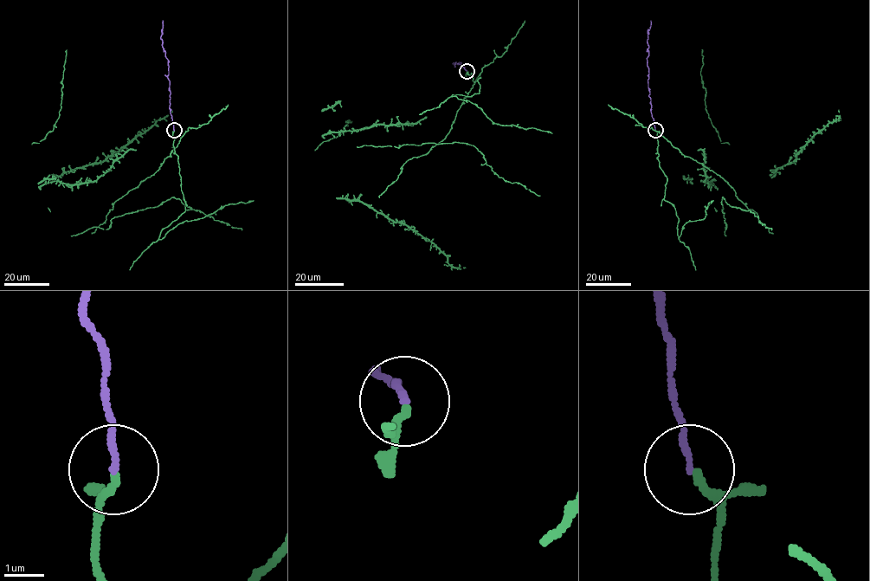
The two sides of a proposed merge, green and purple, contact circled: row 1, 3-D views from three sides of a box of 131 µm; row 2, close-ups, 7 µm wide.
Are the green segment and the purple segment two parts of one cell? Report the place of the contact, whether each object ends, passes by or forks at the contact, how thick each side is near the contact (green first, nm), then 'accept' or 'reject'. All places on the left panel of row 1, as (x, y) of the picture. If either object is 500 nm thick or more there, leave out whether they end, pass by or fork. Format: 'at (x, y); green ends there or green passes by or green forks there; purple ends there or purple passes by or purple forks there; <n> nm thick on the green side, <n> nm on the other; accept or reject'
at (174, 130); green passes by; purple ends there; 140 nm thick on the green side, 160 nm on the other; accept

